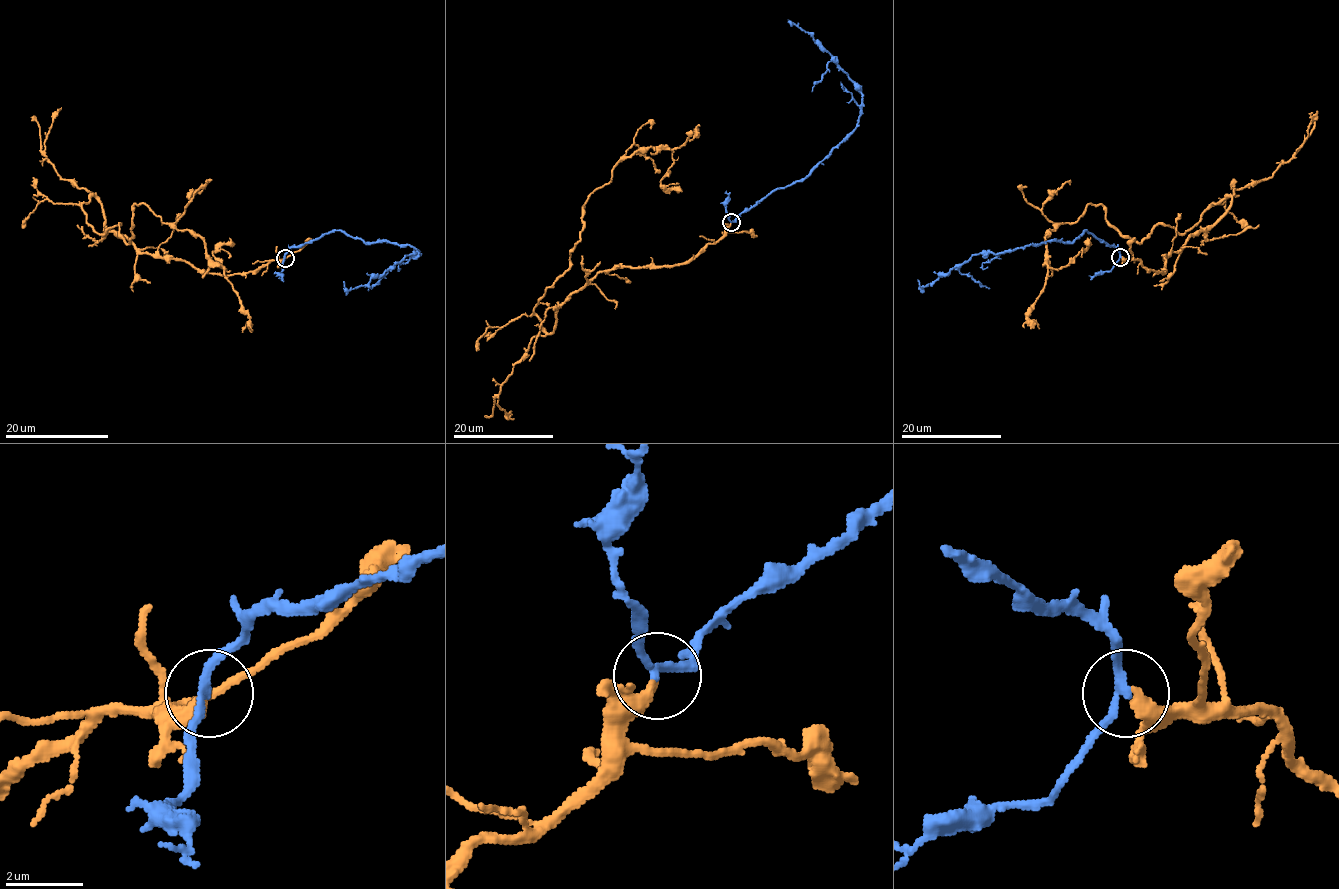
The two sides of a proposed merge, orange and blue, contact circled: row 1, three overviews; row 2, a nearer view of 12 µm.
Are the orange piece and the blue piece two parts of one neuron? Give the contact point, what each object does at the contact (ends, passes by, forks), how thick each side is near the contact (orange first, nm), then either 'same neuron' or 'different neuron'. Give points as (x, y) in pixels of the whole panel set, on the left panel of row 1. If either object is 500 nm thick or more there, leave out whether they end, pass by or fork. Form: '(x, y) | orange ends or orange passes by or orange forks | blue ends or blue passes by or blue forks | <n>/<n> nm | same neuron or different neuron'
(285, 258) | orange ends | blue passes by | 320/190 nm | same neuron

